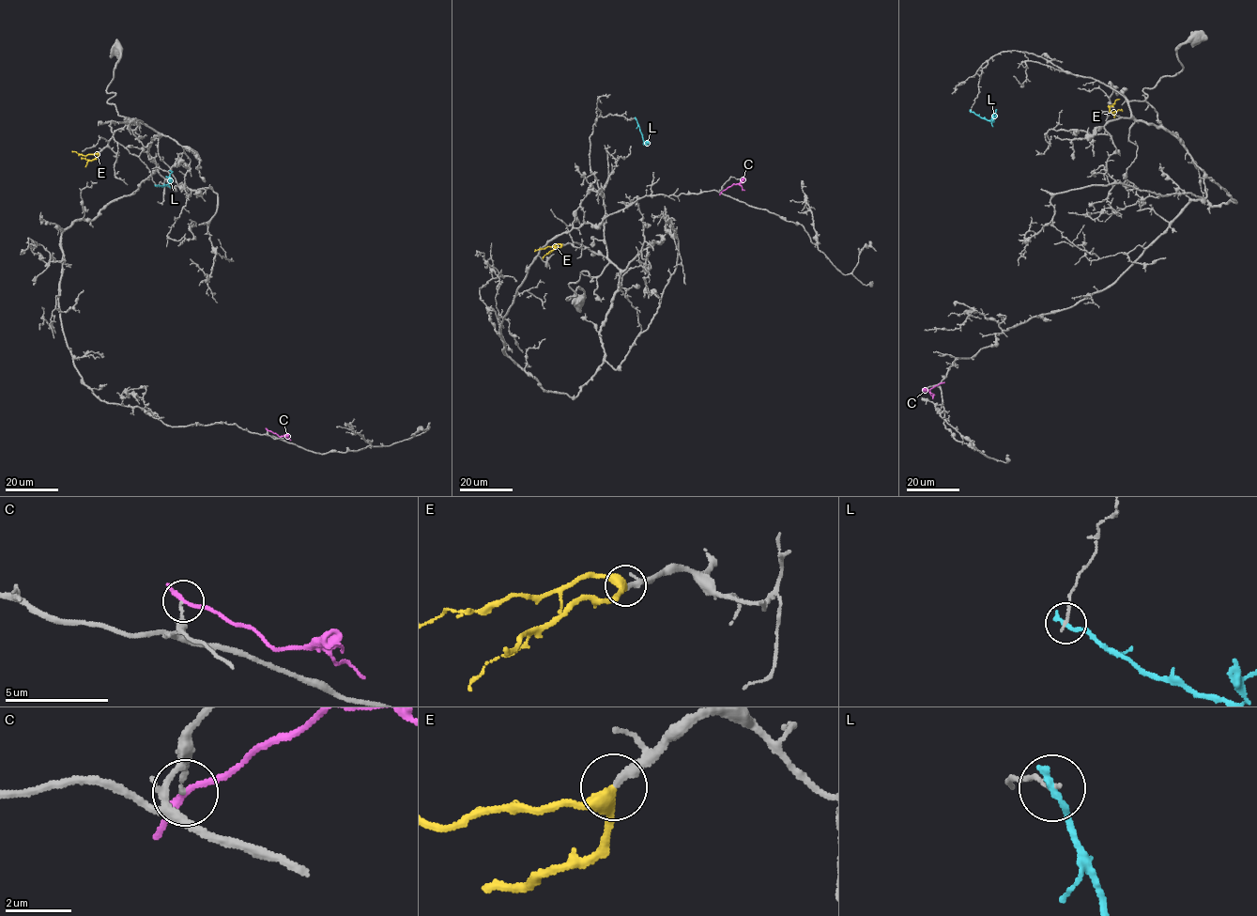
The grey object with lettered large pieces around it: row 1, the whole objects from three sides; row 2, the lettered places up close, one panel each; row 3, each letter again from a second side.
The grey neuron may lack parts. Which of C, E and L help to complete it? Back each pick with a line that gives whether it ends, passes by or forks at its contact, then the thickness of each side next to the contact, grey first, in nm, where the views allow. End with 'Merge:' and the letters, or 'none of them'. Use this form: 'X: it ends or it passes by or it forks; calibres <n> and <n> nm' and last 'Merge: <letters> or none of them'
E: it passes by; calibres 280 and 360 nm
Merge: E

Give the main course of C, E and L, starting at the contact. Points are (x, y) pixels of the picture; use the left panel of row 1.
C: (268, 430), (291, 440)
E: (99, 152), (84, 155), (72, 150)
L: (156, 185), (169, 183), (173, 171), (169, 170)

